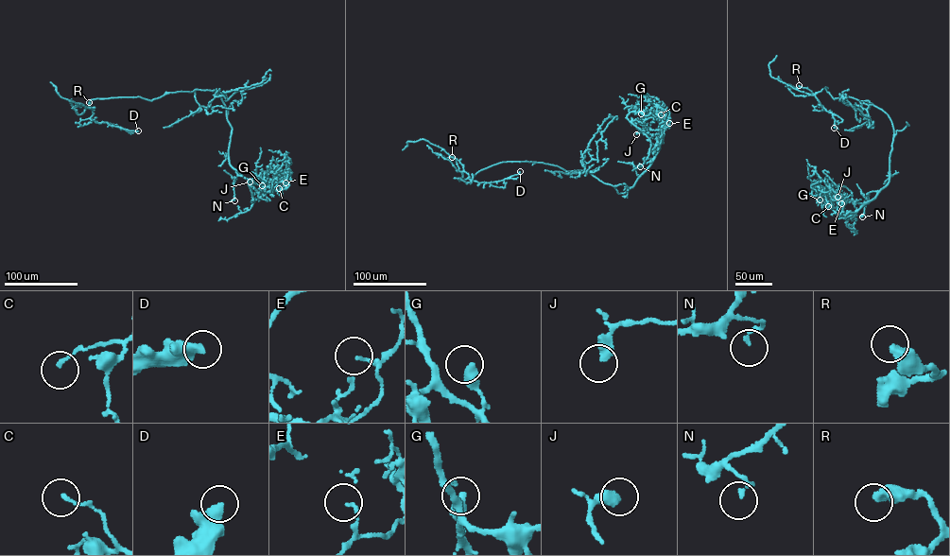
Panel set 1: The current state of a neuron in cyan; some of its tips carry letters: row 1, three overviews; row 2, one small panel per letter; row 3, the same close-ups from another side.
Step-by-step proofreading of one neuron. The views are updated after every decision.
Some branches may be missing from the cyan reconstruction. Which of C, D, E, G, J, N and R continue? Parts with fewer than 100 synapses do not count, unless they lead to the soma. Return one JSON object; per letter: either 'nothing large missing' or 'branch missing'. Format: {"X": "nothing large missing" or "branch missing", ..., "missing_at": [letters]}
{"C": "nothing large missing", "D": "nothing large missing", "E": "nothing large missing", "G": "nothing large missing", "J": "nothing large missing", "N": "nothing large missing", "R": "nothing large missing", "missing_at": []}

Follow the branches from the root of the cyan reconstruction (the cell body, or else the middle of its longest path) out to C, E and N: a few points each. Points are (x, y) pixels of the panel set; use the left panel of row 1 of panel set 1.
C: (216, 92), (232, 128), (229, 164), (246, 178), (260, 182), (278, 177), (281, 169), (289, 185), (279, 188)
E: (216, 92), (225, 106), (232, 128), (230, 165), (246, 178), (256, 182), (279, 178), (285, 182)
N: (216, 92), (225, 106), (232, 128), (228, 158), (230, 165), (237, 171), (233, 182), (234, 200)

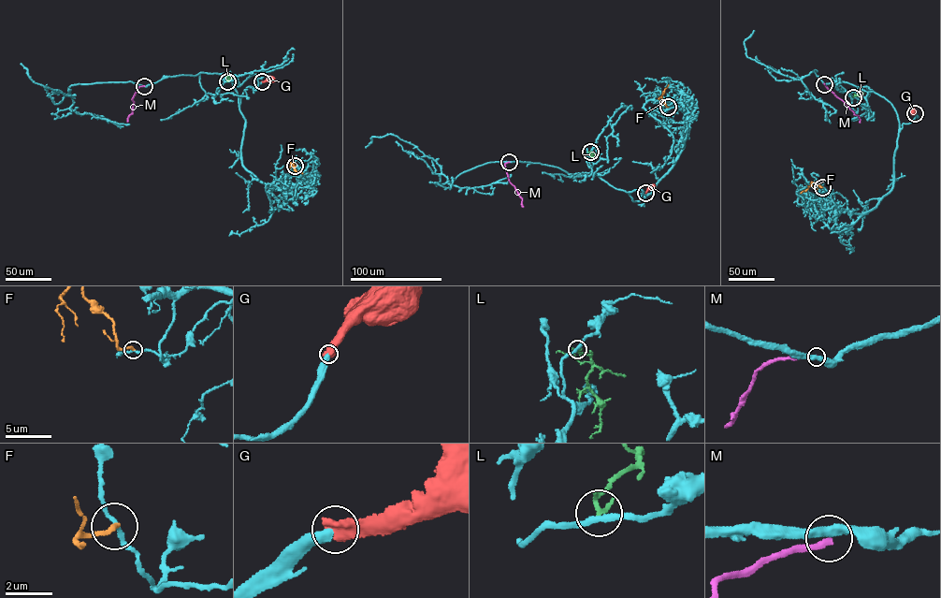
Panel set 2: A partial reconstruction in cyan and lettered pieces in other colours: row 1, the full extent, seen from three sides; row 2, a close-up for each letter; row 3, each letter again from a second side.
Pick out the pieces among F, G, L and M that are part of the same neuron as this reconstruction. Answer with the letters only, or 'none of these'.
G

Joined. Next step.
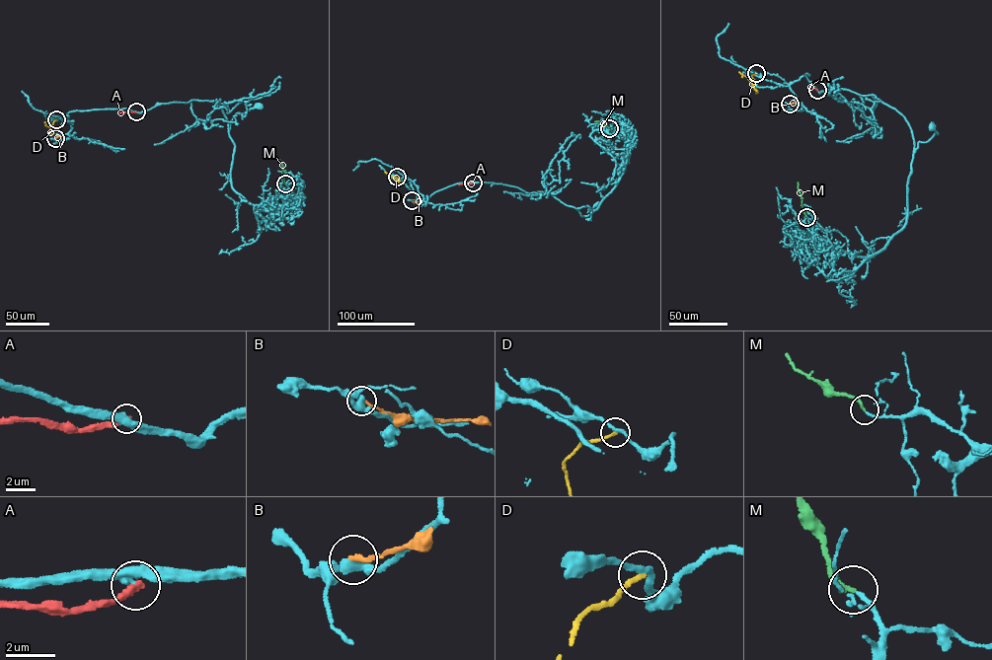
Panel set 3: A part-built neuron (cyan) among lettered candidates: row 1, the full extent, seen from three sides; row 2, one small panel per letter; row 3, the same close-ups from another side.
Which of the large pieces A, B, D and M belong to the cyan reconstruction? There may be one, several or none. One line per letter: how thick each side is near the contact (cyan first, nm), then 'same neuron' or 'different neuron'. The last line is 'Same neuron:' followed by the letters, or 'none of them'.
A: calibres 420 and 360 nm; different neuron
B: calibres 400 and 190 nm; different neuron
D: calibres 240 and 200 nm; different neuron
M: calibres 180 and 240 nm; same neuron
Same neuron: M

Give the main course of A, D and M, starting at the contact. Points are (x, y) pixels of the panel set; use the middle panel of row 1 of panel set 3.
A: (473, 183), (459, 184)
D: (397, 177), (390, 177), (385, 172)
M: (610, 128), (594, 121)

